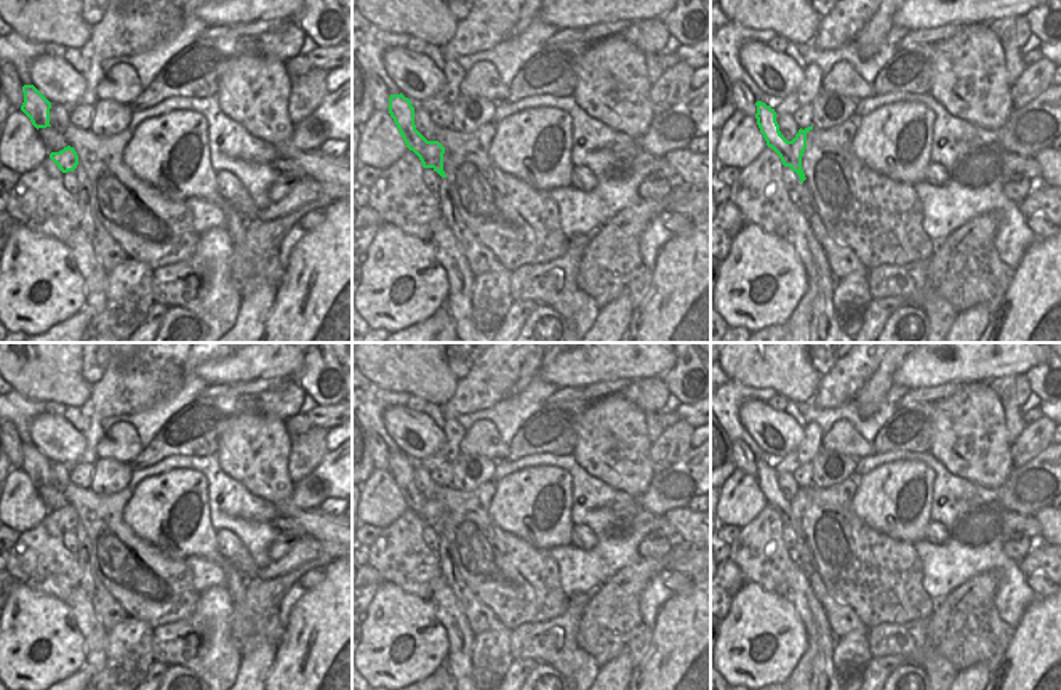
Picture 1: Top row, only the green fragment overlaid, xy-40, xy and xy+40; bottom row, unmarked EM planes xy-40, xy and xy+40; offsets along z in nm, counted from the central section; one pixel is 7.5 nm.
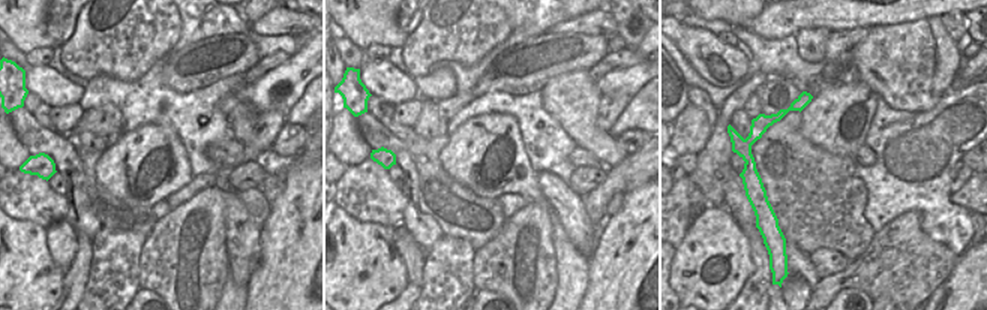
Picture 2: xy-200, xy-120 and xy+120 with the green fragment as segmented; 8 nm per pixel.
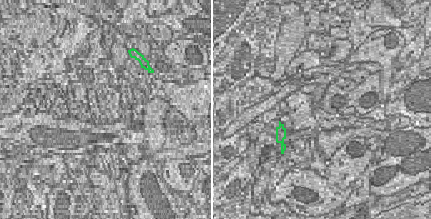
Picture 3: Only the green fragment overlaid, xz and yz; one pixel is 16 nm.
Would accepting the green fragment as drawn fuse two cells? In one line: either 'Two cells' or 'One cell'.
Two cells

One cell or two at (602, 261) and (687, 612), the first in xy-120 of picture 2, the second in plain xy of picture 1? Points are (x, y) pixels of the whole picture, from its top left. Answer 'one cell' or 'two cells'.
one cell

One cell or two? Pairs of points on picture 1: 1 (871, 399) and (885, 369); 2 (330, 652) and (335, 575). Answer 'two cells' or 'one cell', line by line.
1: one cell
2: one cell

